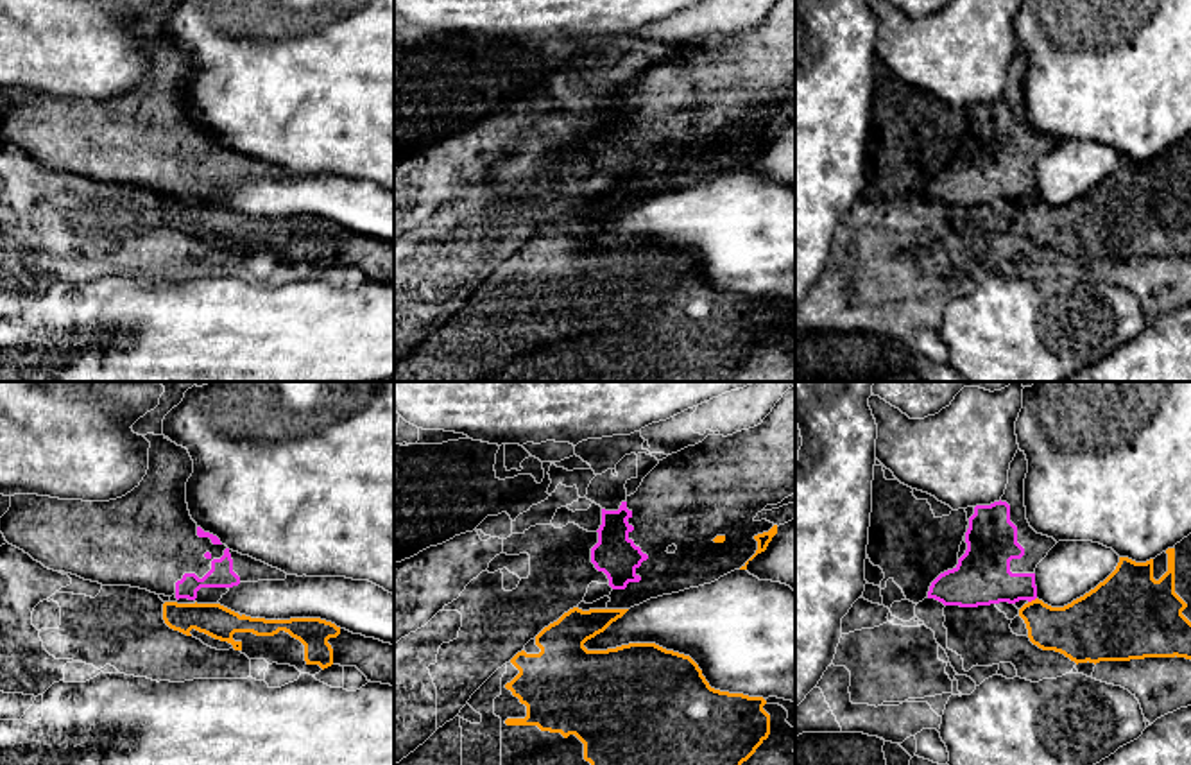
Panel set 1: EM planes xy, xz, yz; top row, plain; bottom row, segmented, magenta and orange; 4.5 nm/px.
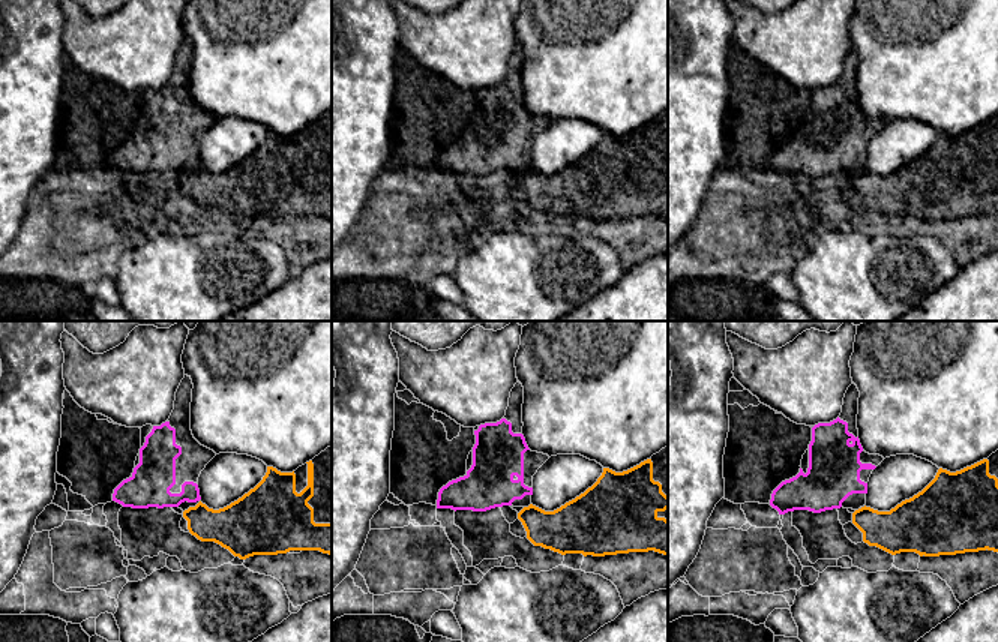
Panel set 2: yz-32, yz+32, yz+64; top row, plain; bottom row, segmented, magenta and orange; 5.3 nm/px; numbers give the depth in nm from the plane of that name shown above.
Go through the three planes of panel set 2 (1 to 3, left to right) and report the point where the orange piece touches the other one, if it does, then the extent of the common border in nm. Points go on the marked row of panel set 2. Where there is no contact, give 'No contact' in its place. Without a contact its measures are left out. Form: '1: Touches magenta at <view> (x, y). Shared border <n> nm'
1: No contact
2: No contact
3: No contact

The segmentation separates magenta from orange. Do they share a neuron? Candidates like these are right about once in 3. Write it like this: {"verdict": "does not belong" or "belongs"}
{"verdict": "does not belong"}

